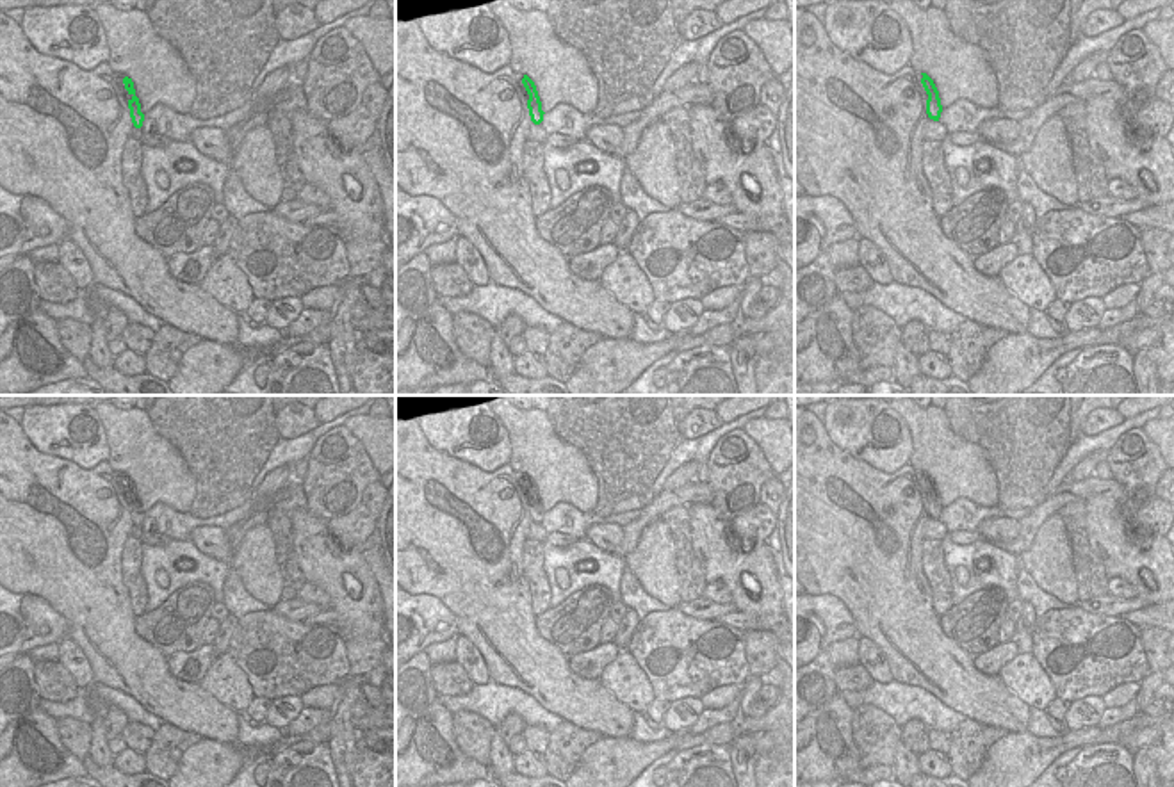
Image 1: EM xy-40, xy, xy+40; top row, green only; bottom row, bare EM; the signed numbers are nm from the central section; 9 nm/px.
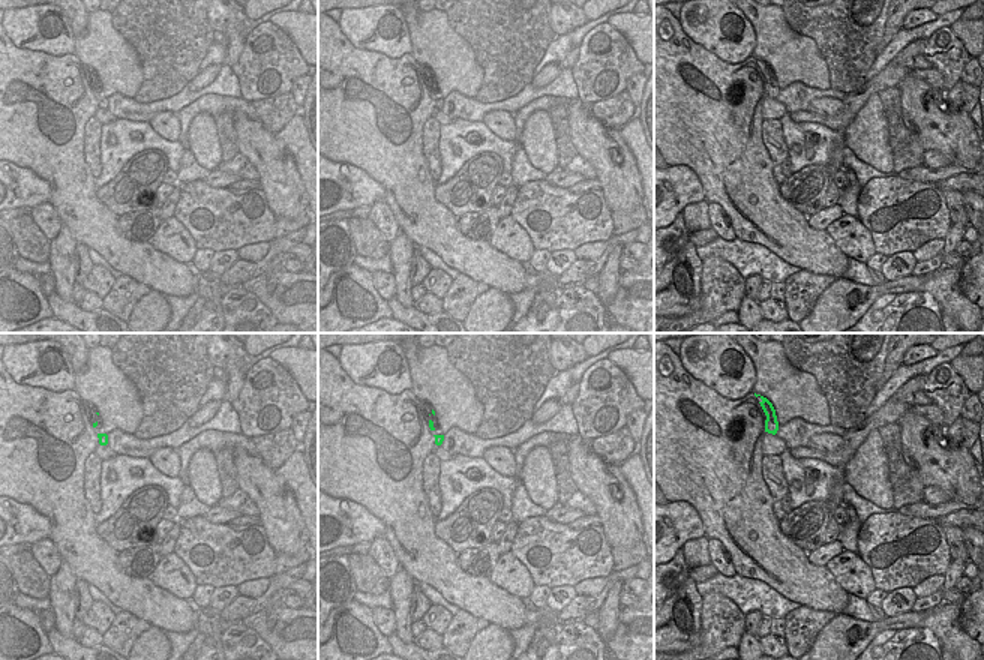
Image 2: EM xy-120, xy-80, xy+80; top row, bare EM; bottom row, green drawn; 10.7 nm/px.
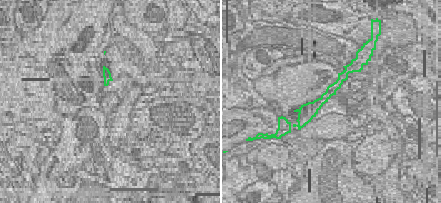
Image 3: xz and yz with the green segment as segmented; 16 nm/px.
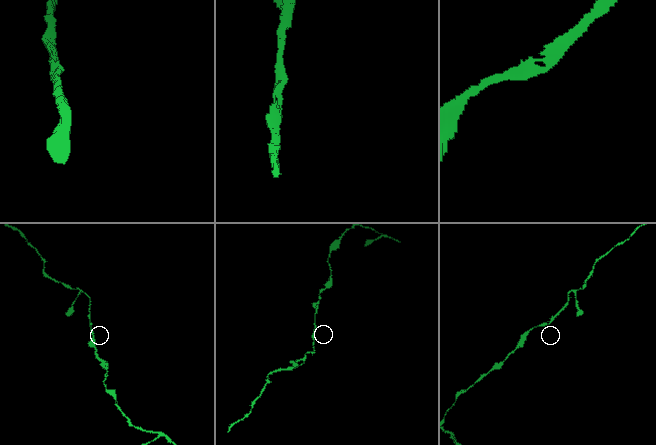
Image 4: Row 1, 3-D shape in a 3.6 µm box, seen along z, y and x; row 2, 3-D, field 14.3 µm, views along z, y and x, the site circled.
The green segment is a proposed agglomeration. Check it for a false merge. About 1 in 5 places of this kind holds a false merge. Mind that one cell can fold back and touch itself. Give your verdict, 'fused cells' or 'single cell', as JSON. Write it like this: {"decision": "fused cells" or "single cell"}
{"decision": "single cell"}

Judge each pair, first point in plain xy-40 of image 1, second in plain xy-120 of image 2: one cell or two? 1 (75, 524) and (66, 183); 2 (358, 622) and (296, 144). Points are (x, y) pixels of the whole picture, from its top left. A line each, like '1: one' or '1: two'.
1: one
2: two

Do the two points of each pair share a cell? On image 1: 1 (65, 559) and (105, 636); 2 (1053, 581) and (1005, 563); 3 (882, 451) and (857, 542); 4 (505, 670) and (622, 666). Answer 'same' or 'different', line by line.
1: same
2: different
3: different
4: different

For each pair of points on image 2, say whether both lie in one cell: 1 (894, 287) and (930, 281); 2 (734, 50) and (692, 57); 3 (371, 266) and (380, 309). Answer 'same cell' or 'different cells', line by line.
1: same cell
2: different cells
3: different cells

